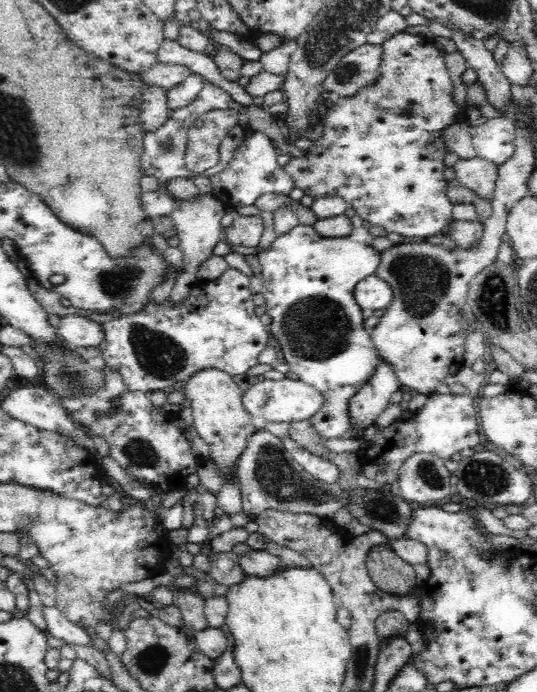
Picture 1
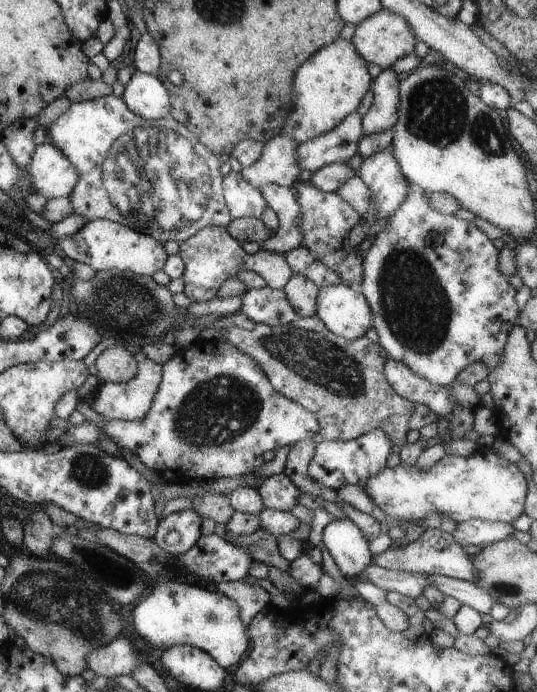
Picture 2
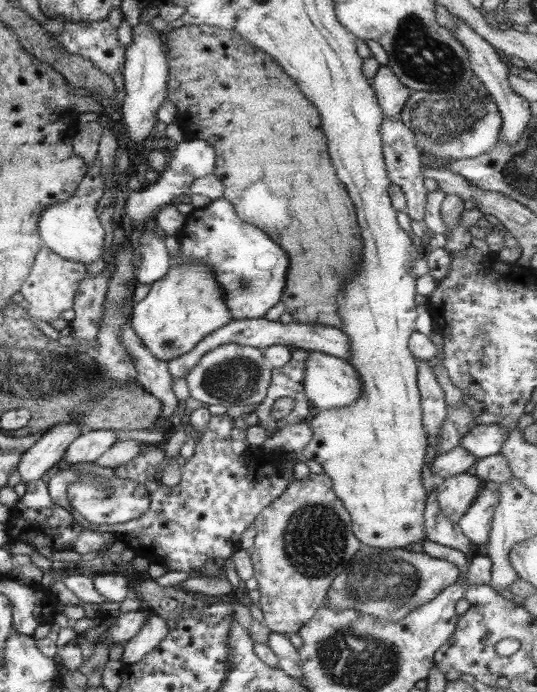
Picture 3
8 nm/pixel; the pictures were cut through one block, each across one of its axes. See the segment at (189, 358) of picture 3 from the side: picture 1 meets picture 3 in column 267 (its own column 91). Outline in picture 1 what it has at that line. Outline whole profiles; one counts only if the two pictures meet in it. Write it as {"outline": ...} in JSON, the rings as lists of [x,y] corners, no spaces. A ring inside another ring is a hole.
{"outline":[[[75,314],[62,317],[57,328],[61,344],[71,349],[96,347],[105,336],[102,323]]]}

